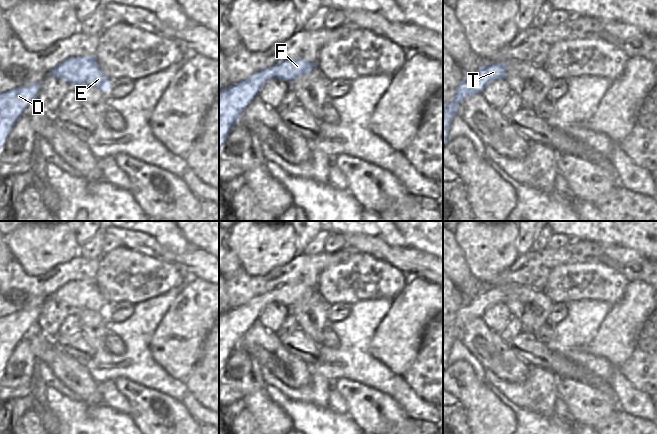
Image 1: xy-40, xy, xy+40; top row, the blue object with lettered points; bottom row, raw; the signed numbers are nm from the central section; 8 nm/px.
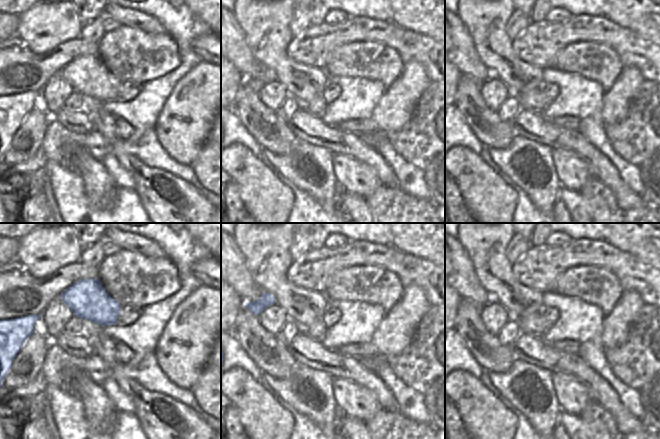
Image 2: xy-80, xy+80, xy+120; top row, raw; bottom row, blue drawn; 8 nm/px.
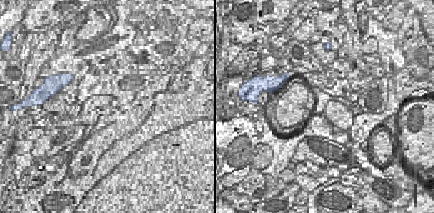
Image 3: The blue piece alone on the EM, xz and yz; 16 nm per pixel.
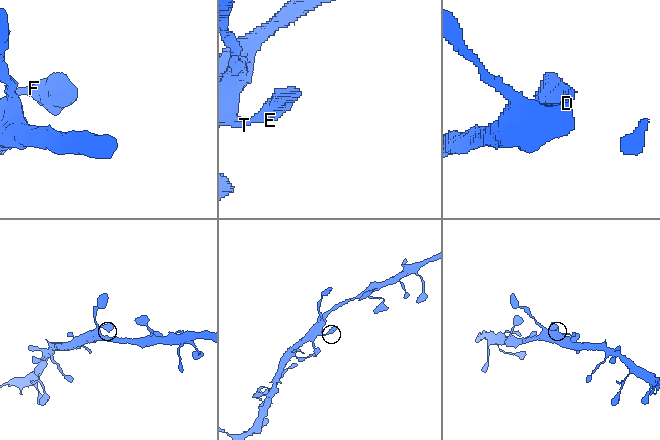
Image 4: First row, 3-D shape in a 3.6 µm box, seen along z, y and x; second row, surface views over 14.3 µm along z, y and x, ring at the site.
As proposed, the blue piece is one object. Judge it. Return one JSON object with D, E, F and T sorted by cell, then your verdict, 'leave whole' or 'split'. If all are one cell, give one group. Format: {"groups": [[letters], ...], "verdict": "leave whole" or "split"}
{"groups": [["D", "E", "F", "T"]], "verdict": "leave whole"}

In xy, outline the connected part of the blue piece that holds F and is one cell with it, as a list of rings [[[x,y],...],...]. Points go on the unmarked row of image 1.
[[[287,283],[219,315],[219,376],[231,354],[240,346],[245,332],[270,303],[282,303],[288,307],[302,299],[308,299],[314,291],[317,291],[317,287],[304,283]]]

